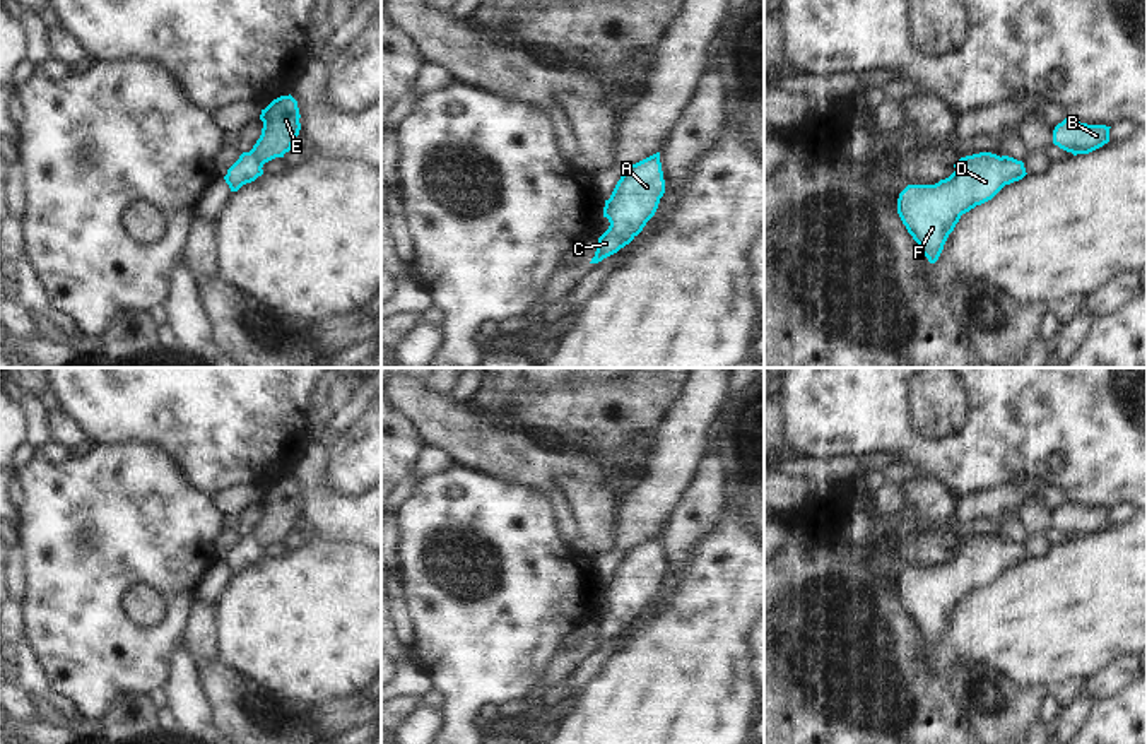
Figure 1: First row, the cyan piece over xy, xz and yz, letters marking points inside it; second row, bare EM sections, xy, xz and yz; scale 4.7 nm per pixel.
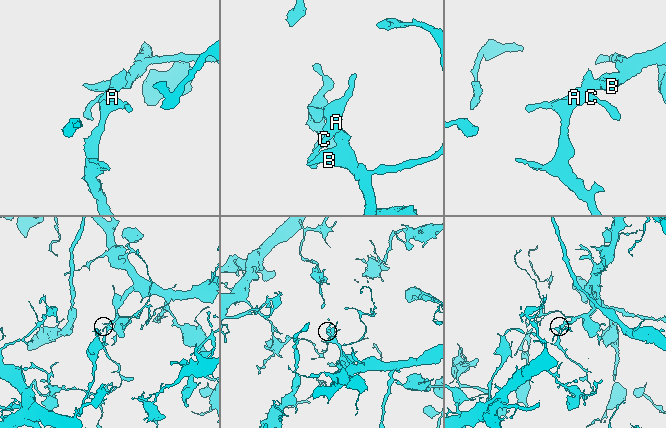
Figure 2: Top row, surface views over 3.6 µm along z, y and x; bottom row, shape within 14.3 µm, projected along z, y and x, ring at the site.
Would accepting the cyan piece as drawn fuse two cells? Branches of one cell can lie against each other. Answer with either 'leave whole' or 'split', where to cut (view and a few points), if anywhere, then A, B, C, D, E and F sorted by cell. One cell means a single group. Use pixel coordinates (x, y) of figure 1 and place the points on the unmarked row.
leave whole; no cut; A B C D E F

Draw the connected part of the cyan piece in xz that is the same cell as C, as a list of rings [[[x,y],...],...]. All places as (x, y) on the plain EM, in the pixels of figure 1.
[[[660,535],[631,547],[622,556],[610,582],[605,583],[603,600],[609,602],[610,609],[598,621],[590,647],[598,647],[629,628],[655,599],[663,576]]]

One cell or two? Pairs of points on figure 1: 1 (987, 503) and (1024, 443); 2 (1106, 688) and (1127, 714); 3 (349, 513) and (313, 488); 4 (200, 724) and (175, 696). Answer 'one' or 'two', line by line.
1: two
2: two
3: one
4: one

